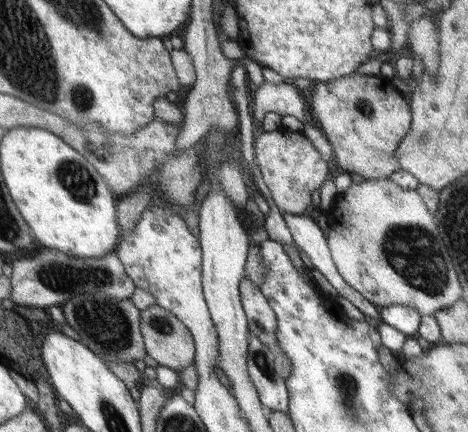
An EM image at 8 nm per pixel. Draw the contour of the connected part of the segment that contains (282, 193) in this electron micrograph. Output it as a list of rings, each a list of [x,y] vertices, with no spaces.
[[[280,126],[276,130],[264,132],[255,139],[256,163],[261,170],[264,182],[270,189],[272,198],[280,212],[304,215],[312,204],[312,192],[318,190],[328,178],[328,164],[318,148],[306,140],[298,131],[290,131]]]

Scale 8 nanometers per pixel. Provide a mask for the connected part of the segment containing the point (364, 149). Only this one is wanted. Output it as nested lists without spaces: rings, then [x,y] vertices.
[[[352,73],[316,85],[308,105],[312,106],[313,116],[333,148],[337,170],[356,172],[365,179],[388,179],[401,170],[395,152],[409,134],[411,106],[386,79],[381,74]]]

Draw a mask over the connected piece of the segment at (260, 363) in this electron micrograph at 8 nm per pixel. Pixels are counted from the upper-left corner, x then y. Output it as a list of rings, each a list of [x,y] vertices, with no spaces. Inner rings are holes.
[[[250,335],[248,340],[248,364],[246,364],[246,371],[250,373],[250,381],[257,388],[258,397],[261,398],[261,404],[266,408],[267,412],[282,412],[282,414],[288,415],[288,382],[286,382],[285,378],[278,377],[275,368],[276,353],[275,350],[262,344],[258,340],[258,337]]]

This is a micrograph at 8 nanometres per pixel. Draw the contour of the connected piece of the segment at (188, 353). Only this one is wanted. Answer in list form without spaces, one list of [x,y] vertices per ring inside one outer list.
[[[154,305],[140,311],[140,333],[142,333],[145,350],[150,358],[153,358],[159,366],[166,366],[178,372],[188,368],[194,363],[197,356],[196,342],[189,328],[178,320],[172,312]]]

